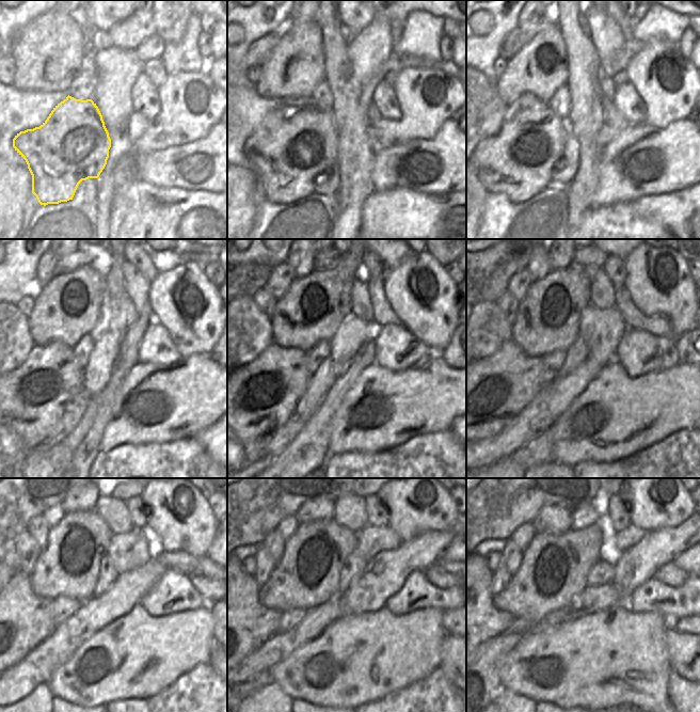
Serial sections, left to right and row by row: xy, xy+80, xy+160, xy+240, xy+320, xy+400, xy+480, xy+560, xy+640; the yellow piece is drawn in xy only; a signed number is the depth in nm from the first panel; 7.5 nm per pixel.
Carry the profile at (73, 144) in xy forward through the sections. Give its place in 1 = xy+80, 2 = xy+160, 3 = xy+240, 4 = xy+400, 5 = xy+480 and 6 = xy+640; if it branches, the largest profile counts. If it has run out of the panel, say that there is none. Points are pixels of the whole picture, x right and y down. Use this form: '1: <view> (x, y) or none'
1: xy+80 (293, 143)
2: xy+160 (519, 161)
3: xy+240 (30, 399)
4: xy+400 (488, 394)
5: xy+480 (10, 626)
6: xy+640 (488, 622)

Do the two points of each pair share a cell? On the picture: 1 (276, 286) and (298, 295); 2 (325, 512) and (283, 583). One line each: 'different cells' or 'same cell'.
1: different cells
2: different cells

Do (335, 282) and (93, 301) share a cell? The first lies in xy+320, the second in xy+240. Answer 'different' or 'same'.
same

